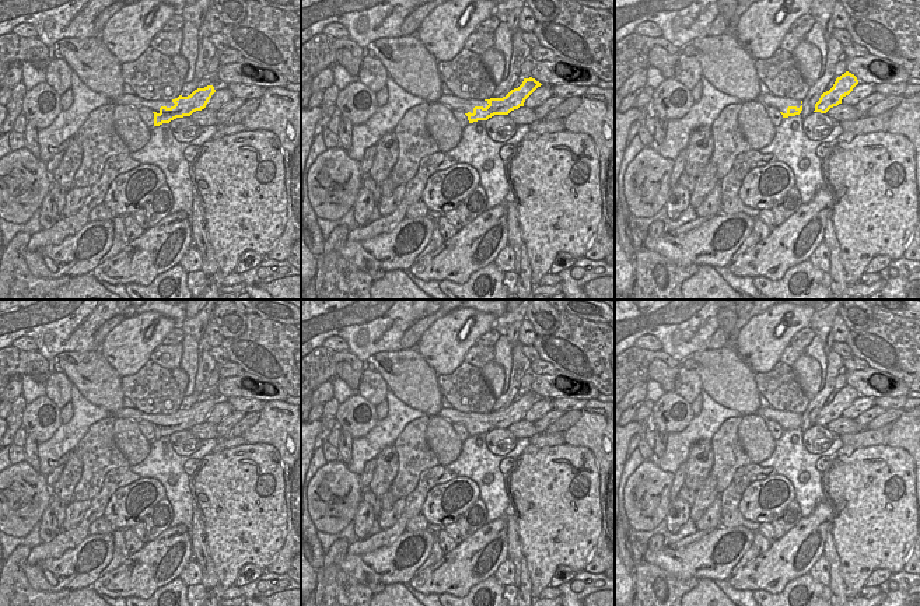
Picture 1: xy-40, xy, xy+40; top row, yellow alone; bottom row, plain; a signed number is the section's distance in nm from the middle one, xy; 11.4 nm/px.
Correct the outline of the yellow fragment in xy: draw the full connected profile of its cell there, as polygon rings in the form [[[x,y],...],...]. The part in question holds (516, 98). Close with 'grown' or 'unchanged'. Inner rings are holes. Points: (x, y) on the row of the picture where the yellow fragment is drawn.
[[[532,77],[524,78],[522,84],[511,90],[506,97],[485,99],[489,104],[486,108],[475,106],[472,113],[468,112],[465,115],[469,123],[487,120],[494,115],[508,115],[511,111],[524,106],[525,99],[541,85],[542,84]]]; unchanged

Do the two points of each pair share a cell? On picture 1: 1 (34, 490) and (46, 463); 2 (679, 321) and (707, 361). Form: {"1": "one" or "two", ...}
{"1": "two", "2": "two"}

